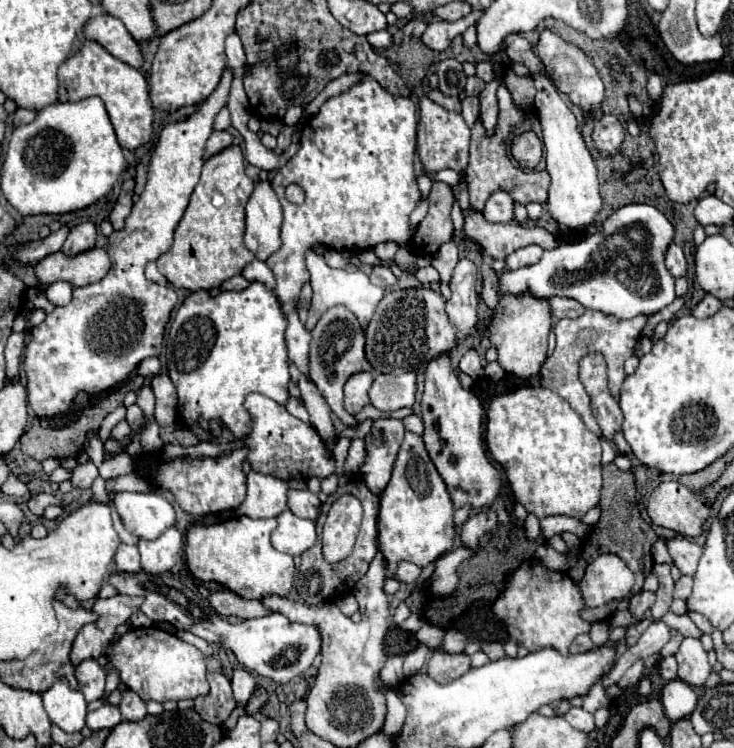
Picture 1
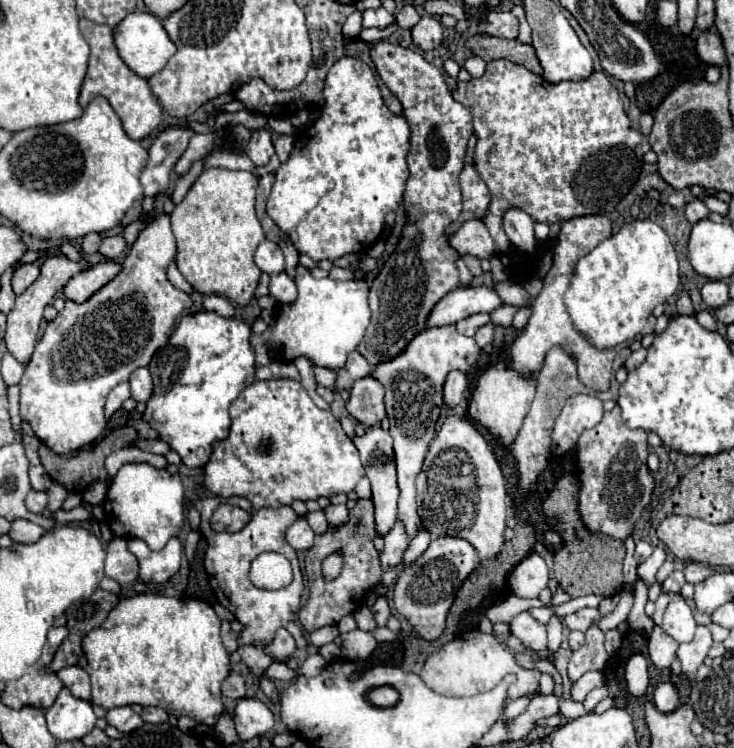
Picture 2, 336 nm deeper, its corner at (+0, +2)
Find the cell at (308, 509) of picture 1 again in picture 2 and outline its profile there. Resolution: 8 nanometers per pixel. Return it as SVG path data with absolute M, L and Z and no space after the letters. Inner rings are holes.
M318 510L318 512L308 512L308 514L306 514L306 522L310 524L310 528L312 528L316 534L326 532L326 528L328 528L328 520L326 520L326 516L324 516L322 510Z

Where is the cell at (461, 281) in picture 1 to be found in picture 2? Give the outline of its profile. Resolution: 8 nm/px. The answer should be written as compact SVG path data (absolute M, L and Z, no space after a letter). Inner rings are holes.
M450 370L450 374L446 376L446 384L444 384L444 402L448 406L456 406L466 390L468 382L466 382L466 374L460 370Z

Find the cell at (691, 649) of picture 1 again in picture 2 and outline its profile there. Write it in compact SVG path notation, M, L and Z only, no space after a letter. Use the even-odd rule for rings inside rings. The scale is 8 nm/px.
M670 594L670 606L666 608L662 630L672 636L678 644L688 644L694 638L696 620L692 616L690 606L678 594Z

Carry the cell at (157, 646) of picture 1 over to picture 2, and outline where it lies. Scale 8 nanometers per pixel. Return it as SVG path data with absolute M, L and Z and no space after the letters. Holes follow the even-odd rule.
M158 594L124 598L100 628L82 640L92 680L92 704L104 710L128 704L160 706L174 716L190 716L214 726L222 714L220 684L230 672L220 640L220 618L210 604Z

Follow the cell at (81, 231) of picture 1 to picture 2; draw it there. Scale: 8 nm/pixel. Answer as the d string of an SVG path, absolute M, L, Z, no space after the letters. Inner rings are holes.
M52 254L46 256L42 266L40 266L40 278L26 288L26 292L22 292L16 298L16 306L12 308L12 312L8 314L8 328L6 328L6 348L8 352L20 362L20 364L28 364L28 360L32 358L34 346L36 346L36 338L38 338L38 330L40 330L40 320L42 320L42 312L46 308L46 304L52 302L52 298L62 290L62 286L80 270L84 270L84 262L82 260L70 260L64 254Z

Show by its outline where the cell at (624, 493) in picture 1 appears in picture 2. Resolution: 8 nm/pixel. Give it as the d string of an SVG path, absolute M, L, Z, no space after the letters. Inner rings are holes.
M562 476L542 504L546 516L554 514L560 518L558 532L564 540L560 552L554 554L554 578L568 590L572 598L580 598L586 594L598 594L608 598L624 588L622 560L626 556L626 546L618 538L606 536L602 532L590 532L586 528L578 510L578 492L580 492L578 476Z

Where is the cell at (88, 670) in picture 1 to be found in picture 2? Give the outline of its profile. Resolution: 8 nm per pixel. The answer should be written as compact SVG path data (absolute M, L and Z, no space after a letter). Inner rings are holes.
M66 666L58 672L58 678L62 680L62 684L66 688L70 688L70 692L76 698L82 700L90 700L92 698L92 688L90 688L90 676L84 668L80 666Z

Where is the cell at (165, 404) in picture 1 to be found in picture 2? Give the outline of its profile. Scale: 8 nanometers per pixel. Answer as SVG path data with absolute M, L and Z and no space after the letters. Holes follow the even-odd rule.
M138 368L130 376L130 386L132 386L132 398L136 402L148 402L152 398L154 386L152 386L152 376L148 368Z

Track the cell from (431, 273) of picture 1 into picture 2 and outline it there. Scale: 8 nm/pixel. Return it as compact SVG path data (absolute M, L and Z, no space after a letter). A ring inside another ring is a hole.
M466 220L450 238L450 246L460 254L476 258L490 258L494 254L494 240L482 220Z

